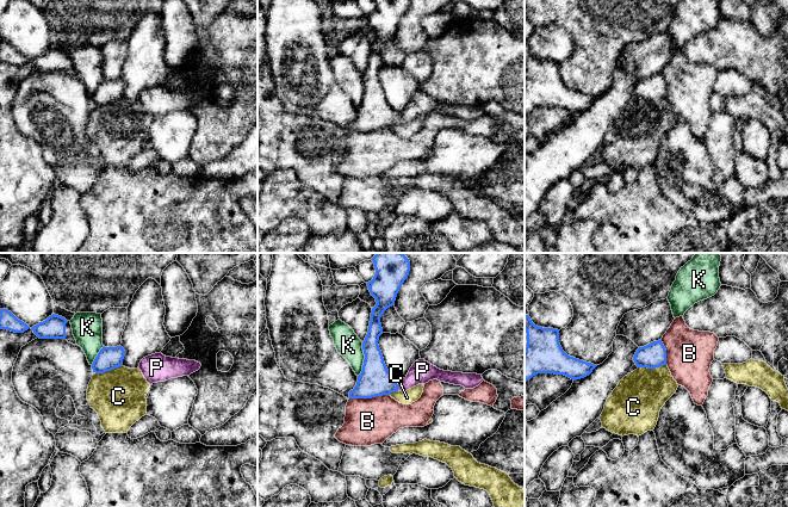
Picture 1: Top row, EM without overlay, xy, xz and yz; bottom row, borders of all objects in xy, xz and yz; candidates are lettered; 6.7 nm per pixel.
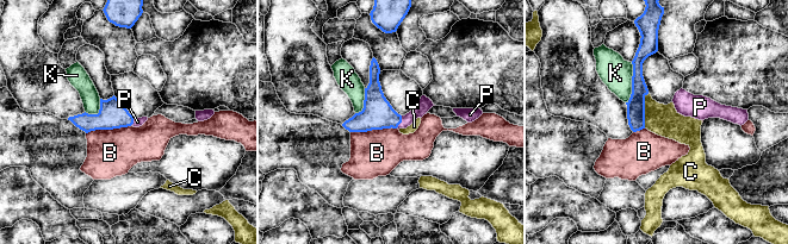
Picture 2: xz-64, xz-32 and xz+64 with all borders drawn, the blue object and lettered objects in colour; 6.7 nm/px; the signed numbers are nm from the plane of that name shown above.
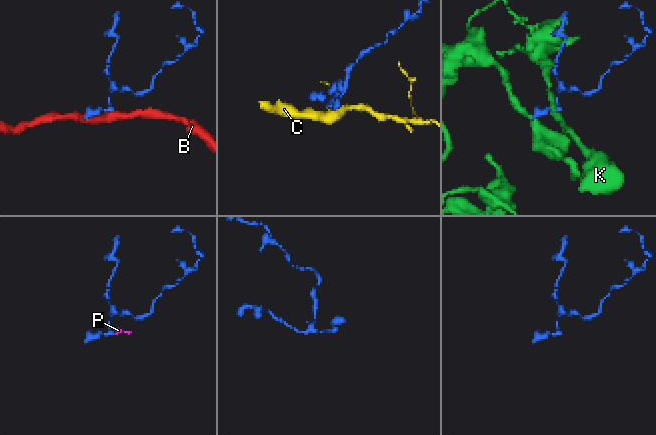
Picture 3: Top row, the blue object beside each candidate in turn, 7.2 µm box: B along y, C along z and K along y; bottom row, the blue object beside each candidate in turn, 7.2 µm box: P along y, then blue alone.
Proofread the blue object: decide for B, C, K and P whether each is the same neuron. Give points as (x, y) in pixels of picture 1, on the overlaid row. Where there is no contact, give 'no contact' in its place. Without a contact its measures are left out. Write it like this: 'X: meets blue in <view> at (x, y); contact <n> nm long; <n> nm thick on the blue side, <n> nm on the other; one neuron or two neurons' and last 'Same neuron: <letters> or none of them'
B: meets blue in xz at (368, 397); contact 280 nm long; 220 nm thick on the blue side, 320 nm on the other; two neurons
C: meets blue in yz at (651, 368); contact 190 nm long; 170 nm thick on the blue side, 340 nm on the other; two neurons
K: meets blue in xz at (364, 359); contact 240 nm long; 220 nm thick on the blue side, 170 nm on the other; two neurons
P: meets blue in xz at (397, 384); contact 90 nm long; 220 nm thick on the blue side, 160 nm on the other; one neuron
Same neuron: P

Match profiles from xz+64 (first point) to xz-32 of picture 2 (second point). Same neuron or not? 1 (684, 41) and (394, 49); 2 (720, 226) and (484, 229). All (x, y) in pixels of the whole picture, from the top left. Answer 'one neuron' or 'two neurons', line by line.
1: two neurons
2: one neuron

